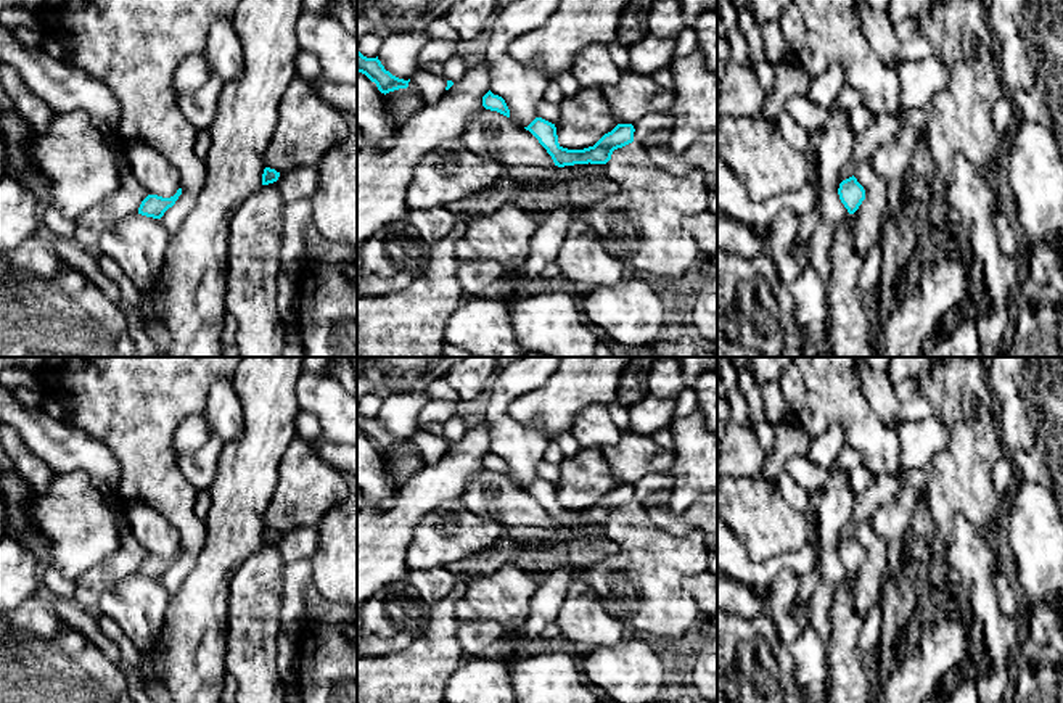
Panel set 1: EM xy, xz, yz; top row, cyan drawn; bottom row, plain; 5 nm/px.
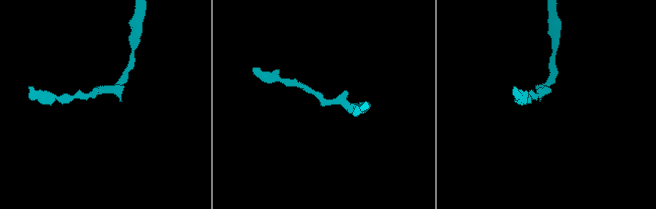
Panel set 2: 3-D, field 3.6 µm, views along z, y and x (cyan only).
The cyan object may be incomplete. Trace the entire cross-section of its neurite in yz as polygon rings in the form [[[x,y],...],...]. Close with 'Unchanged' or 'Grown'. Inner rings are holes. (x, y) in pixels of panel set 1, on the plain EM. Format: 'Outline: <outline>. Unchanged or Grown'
Outline: [[[854,536],[839,544],[838,555],[849,574],[854,574],[865,560],[865,550]]]. Unchanged

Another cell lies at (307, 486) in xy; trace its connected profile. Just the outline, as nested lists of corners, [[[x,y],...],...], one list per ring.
[[[296,434],[285,449],[273,497],[264,513],[265,528],[280,534],[299,526],[317,526],[343,500],[354,483],[320,457],[317,439]]]

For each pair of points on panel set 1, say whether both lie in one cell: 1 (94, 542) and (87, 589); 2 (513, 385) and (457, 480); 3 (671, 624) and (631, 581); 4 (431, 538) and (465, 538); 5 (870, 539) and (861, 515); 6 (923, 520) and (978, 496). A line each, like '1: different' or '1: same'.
1: different
2: different
3: same
4: same
5: different
6: different

